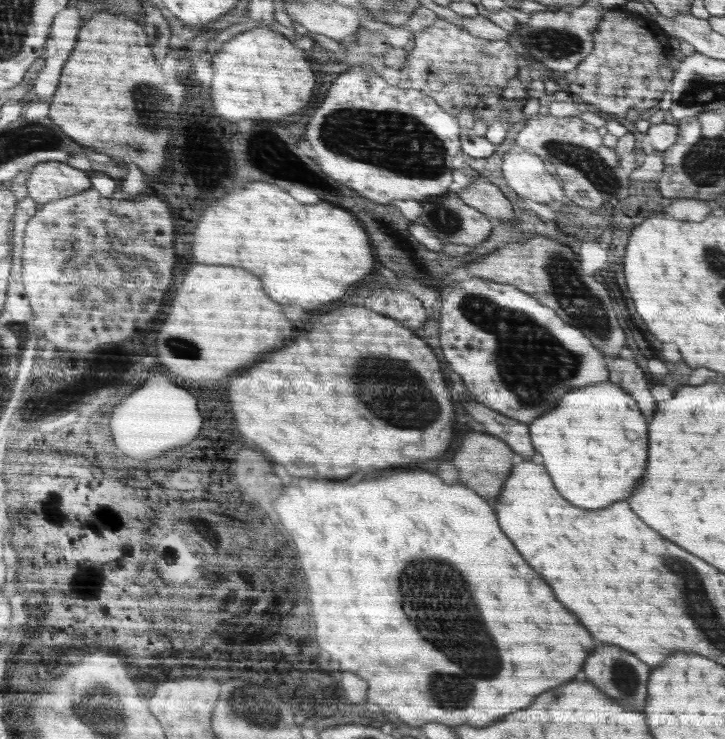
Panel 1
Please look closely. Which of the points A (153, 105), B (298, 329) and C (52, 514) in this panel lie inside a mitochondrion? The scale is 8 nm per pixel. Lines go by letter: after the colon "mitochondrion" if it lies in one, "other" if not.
A: mitochondrion
B: other
C: other

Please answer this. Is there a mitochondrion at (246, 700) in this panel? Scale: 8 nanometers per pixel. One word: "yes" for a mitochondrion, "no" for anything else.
yes

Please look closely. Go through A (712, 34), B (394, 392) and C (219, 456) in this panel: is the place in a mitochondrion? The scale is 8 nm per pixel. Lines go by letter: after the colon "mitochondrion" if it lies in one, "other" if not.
A: other
B: mitochondrion
C: other

